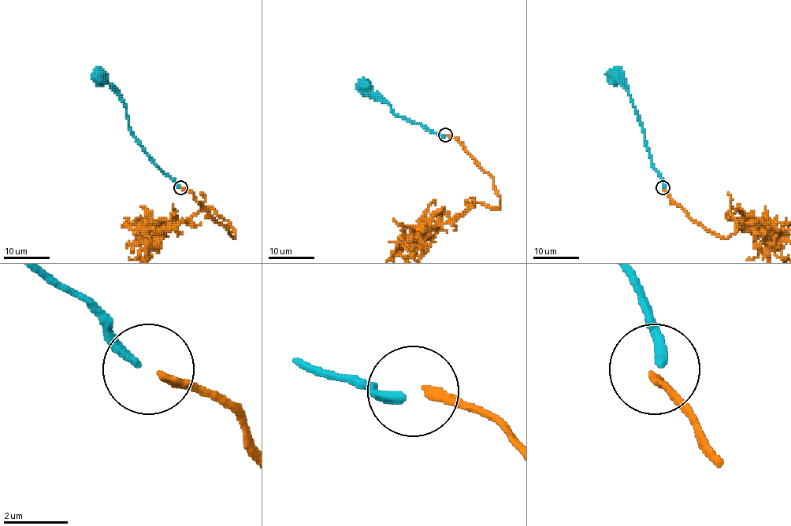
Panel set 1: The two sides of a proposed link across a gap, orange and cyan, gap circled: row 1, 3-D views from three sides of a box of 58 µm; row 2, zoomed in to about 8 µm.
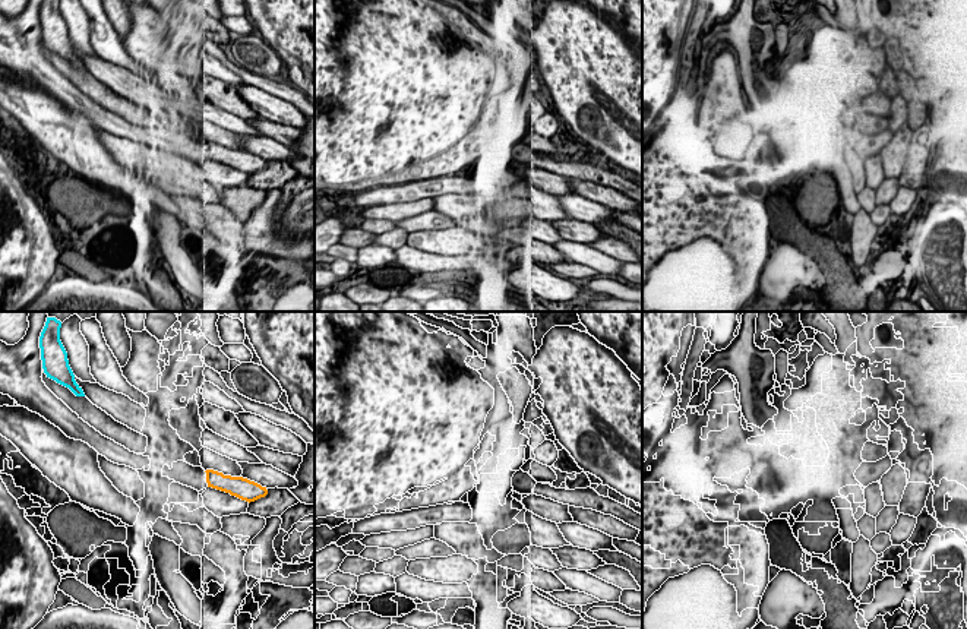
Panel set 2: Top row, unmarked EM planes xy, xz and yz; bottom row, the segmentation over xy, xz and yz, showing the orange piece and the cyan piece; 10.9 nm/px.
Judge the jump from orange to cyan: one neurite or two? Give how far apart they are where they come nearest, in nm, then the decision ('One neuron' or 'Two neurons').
Distance 1550 nm. One neuron

